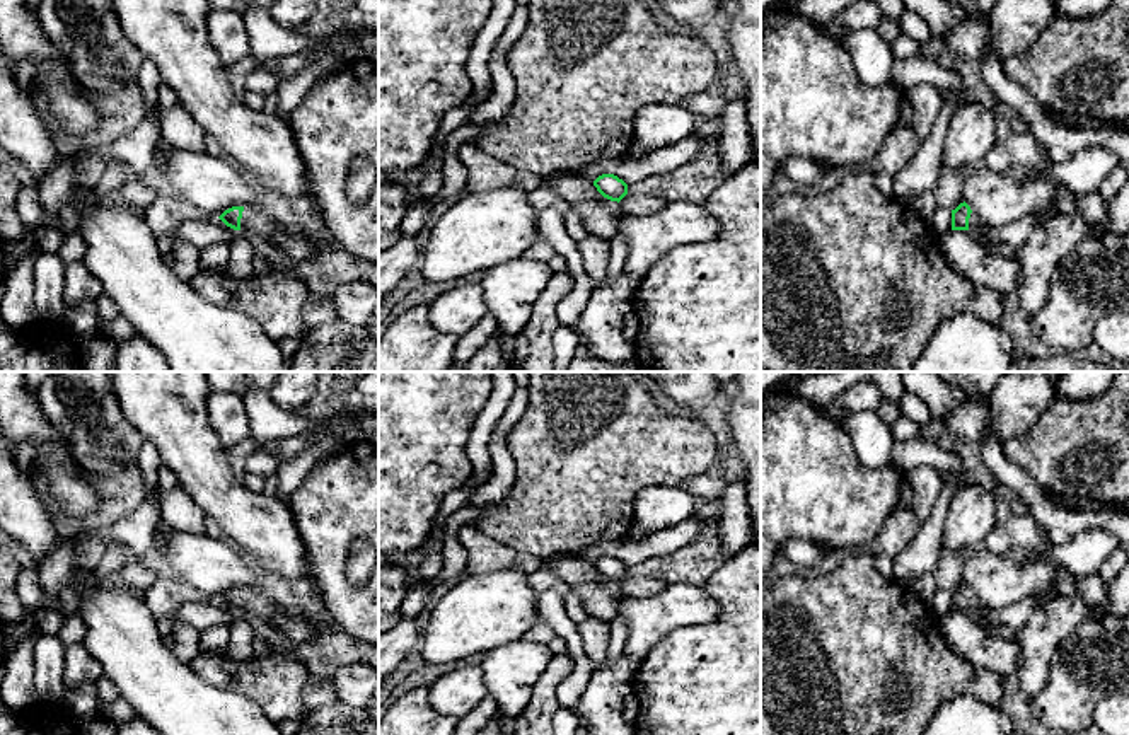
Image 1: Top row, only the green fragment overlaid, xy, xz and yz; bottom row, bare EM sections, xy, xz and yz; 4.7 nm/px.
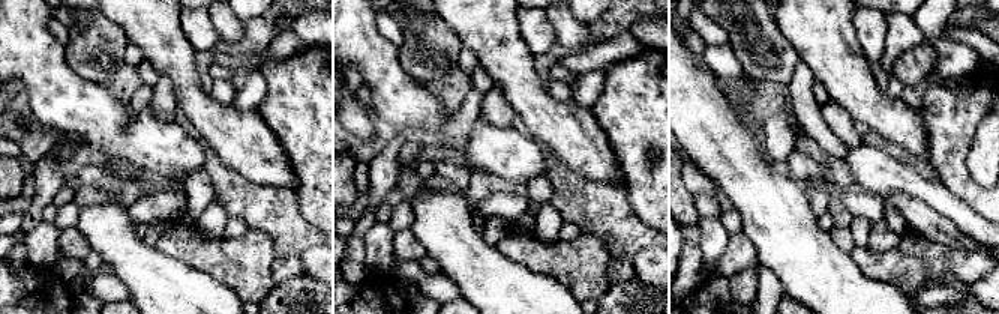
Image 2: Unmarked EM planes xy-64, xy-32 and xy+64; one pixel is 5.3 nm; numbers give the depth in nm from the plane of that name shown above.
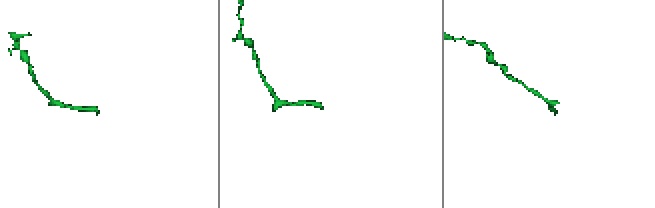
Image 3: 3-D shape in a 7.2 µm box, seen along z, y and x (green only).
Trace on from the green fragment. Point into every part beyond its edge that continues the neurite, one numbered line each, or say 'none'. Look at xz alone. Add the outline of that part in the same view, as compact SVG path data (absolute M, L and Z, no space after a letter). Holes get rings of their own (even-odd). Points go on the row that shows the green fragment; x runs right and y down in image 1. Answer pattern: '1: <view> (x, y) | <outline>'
1: xz (631, 203) | M626 194L619 201L619 206L626 213L650 215L663 210L667 206L667 201L651 194Z

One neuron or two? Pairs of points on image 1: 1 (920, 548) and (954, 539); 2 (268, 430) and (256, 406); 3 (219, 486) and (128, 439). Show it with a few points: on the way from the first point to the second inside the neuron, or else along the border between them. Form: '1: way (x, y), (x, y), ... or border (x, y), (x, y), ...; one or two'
1: border (950, 503), (945, 514), (942, 549); two
2: way (266, 425), (261, 411); one
3: border (120, 406), (127, 420), (145, 439); two

